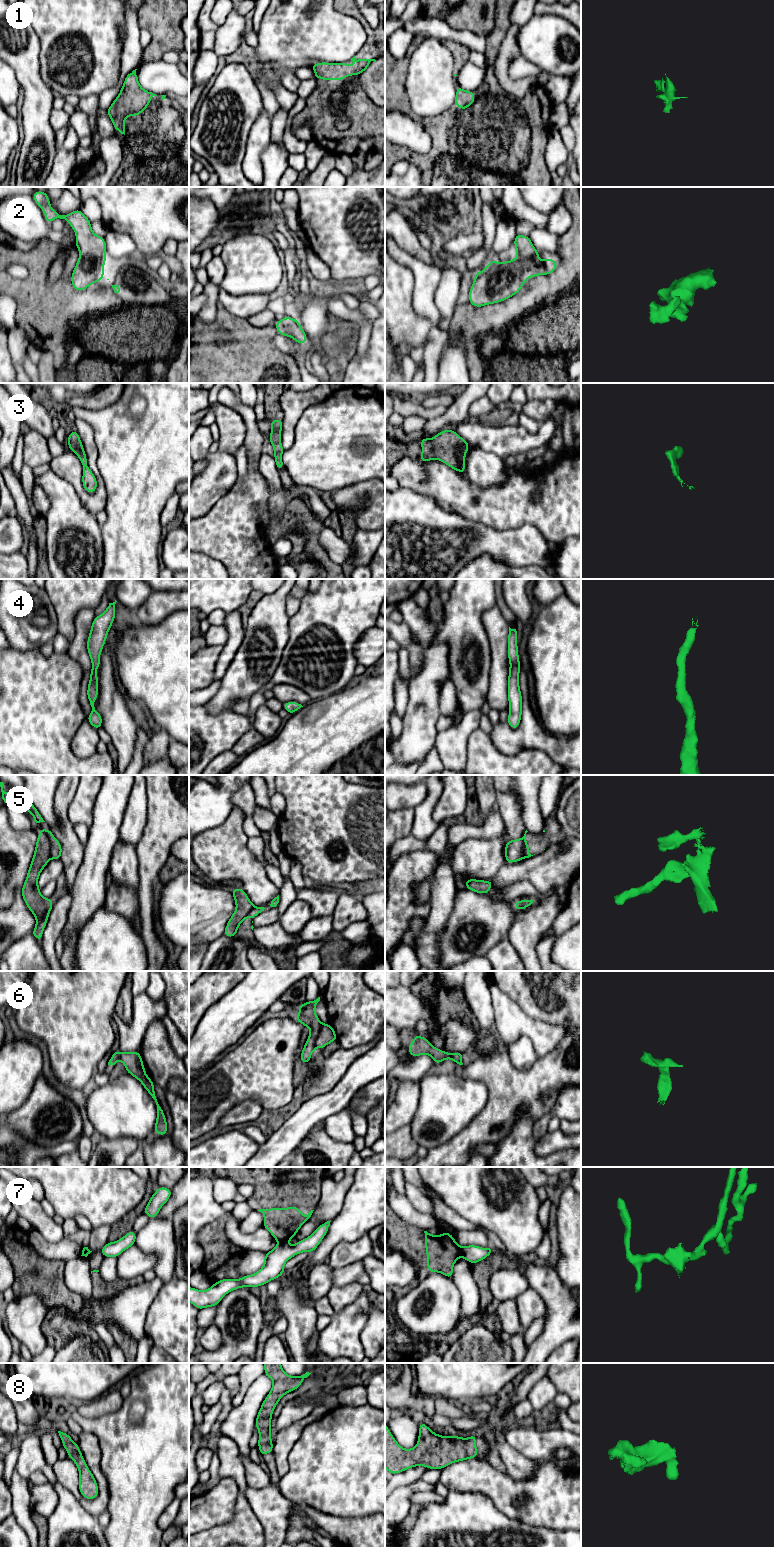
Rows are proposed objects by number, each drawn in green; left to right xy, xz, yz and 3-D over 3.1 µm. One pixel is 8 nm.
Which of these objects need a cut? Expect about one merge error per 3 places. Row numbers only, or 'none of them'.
5, 6, 7

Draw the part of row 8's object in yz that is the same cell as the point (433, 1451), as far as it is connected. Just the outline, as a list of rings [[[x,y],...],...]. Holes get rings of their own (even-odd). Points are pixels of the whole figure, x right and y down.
[[[423,1421],[419,1424],[417,1445],[413,1449],[404,1449],[385,1424],[385,1468],[391,1475],[420,1465],[428,1469],[443,1469],[451,1463],[477,1457],[476,1438],[476,1434],[467,1439],[441,1436],[432,1432]]]

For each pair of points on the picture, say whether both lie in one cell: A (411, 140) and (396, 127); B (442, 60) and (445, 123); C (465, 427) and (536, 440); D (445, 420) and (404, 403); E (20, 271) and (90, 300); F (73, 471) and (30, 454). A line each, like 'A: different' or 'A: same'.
A: same
B: different
C: same
D: different
E: different
F: different

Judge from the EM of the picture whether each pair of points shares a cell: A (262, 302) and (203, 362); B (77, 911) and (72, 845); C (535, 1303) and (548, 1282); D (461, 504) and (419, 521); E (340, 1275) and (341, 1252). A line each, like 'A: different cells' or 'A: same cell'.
A: different cells
B: different cells
C: different cells
D: different cells
E: different cells

